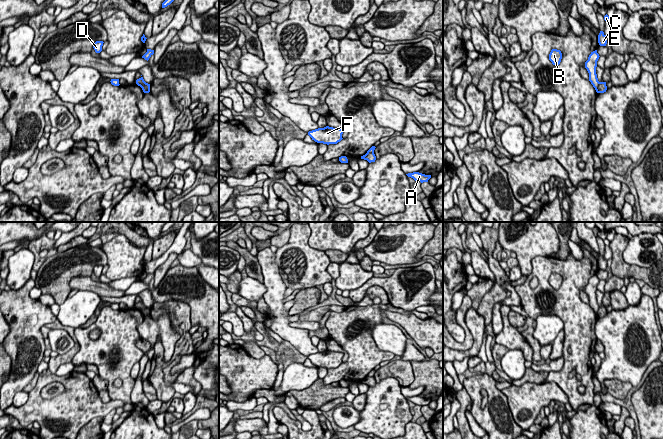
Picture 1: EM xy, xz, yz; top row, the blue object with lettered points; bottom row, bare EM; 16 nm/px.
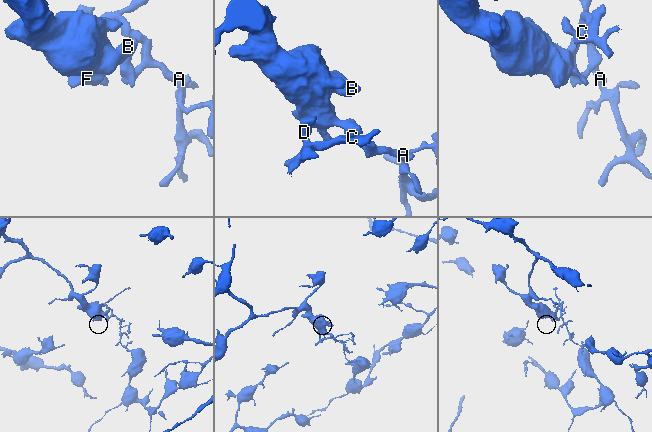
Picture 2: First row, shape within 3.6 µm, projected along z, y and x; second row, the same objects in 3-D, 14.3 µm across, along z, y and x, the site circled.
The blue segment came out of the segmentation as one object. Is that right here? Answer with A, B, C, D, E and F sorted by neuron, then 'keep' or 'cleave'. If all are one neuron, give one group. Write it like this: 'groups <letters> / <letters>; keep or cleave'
groups A B C D E F; keep

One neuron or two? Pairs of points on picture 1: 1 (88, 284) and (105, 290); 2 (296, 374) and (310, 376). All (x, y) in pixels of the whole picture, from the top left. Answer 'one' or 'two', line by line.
1: one
2: one

